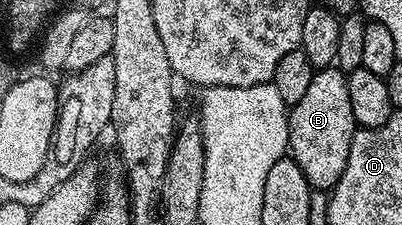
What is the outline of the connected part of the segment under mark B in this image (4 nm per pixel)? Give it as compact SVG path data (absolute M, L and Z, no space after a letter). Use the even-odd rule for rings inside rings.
M339 67L319 68L313 74L310 86L306 89L306 97L302 101L291 104L288 113L288 151L290 158L302 169L306 181L317 192L331 192L336 182L342 177L346 169L346 157L350 157L350 141L358 130L354 121L354 113L350 110L350 89L348 88L348 76Z

